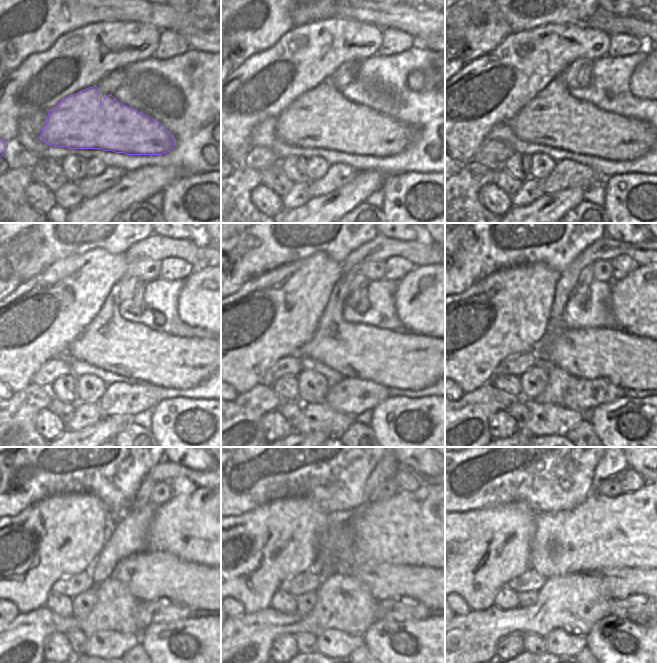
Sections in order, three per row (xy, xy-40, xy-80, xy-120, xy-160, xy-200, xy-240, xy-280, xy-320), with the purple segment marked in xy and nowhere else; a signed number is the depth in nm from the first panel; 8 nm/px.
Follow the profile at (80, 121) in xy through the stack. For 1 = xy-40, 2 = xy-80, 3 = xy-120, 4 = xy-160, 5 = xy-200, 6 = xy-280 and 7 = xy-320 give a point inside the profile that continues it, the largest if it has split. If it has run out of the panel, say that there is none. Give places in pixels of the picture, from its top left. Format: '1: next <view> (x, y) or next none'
1: next xy-40 (339, 125)
2: next xy-80 (570, 124)
3: next xy-120 (133, 350)
4: next xy-160 (410, 361)
5: next xy-200 (634, 363)
6: next xy-280 (385, 581)
7: next xy-320 (621, 583)

